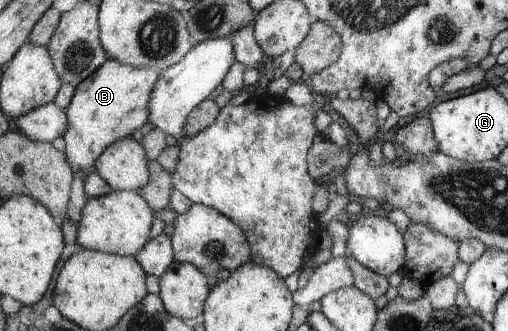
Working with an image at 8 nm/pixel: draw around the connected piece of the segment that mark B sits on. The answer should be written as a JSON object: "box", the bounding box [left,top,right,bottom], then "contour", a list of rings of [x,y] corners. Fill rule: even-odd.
{"box":[61,60,161,177],"contour":[[[109,60],[75,87],[74,95],[65,109],[68,130],[61,135],[66,141],[66,155],[74,174],[86,177],[94,172],[98,159],[108,147],[121,139],[132,137],[136,129],[140,130],[148,123],[149,101],[161,71]]]}

